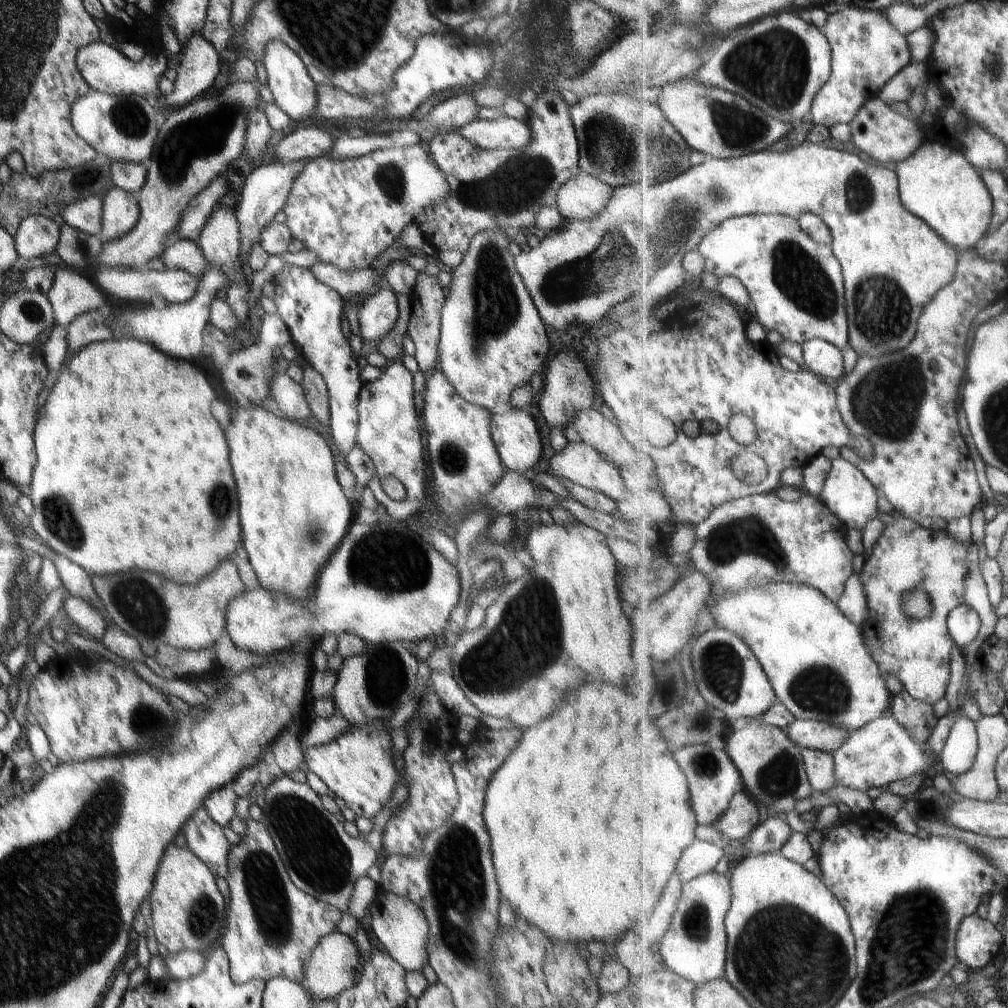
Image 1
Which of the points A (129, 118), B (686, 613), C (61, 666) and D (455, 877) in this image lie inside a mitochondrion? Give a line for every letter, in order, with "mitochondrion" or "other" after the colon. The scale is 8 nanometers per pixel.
A: mitochondrion
B: other
C: other
D: mitochondrion

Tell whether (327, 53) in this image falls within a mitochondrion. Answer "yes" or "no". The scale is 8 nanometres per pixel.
yes

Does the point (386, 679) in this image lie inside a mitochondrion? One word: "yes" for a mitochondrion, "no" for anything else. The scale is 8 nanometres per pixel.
yes

